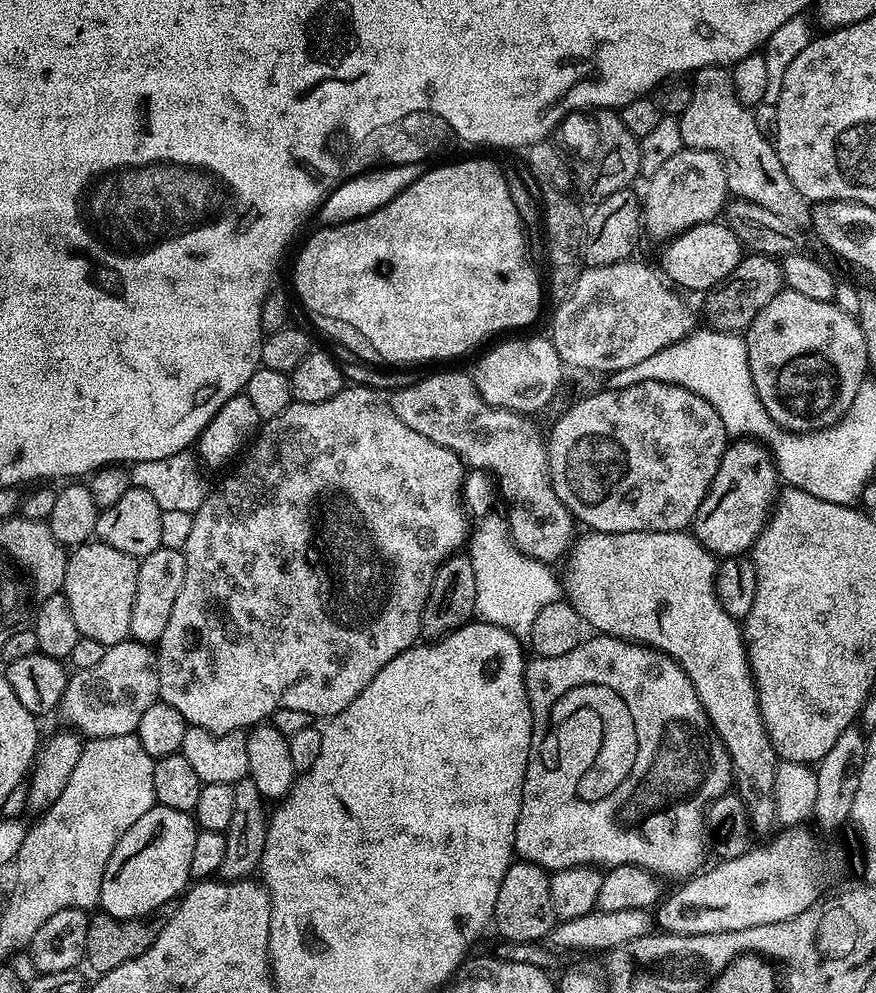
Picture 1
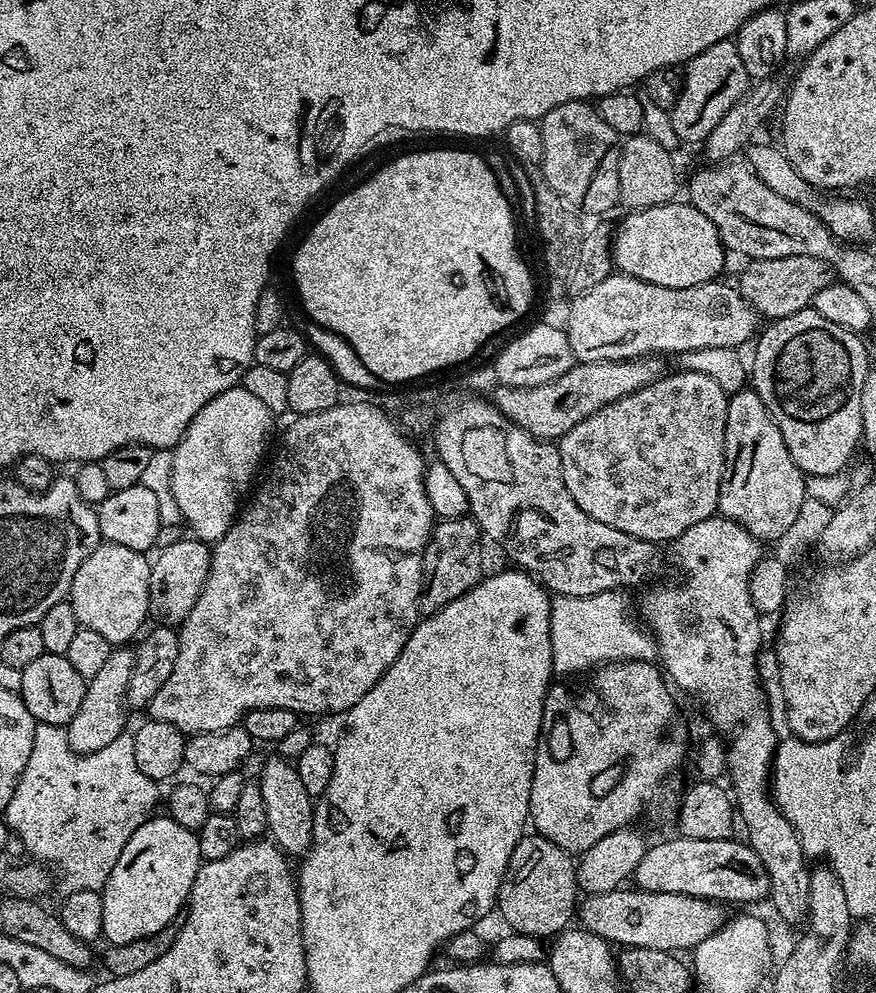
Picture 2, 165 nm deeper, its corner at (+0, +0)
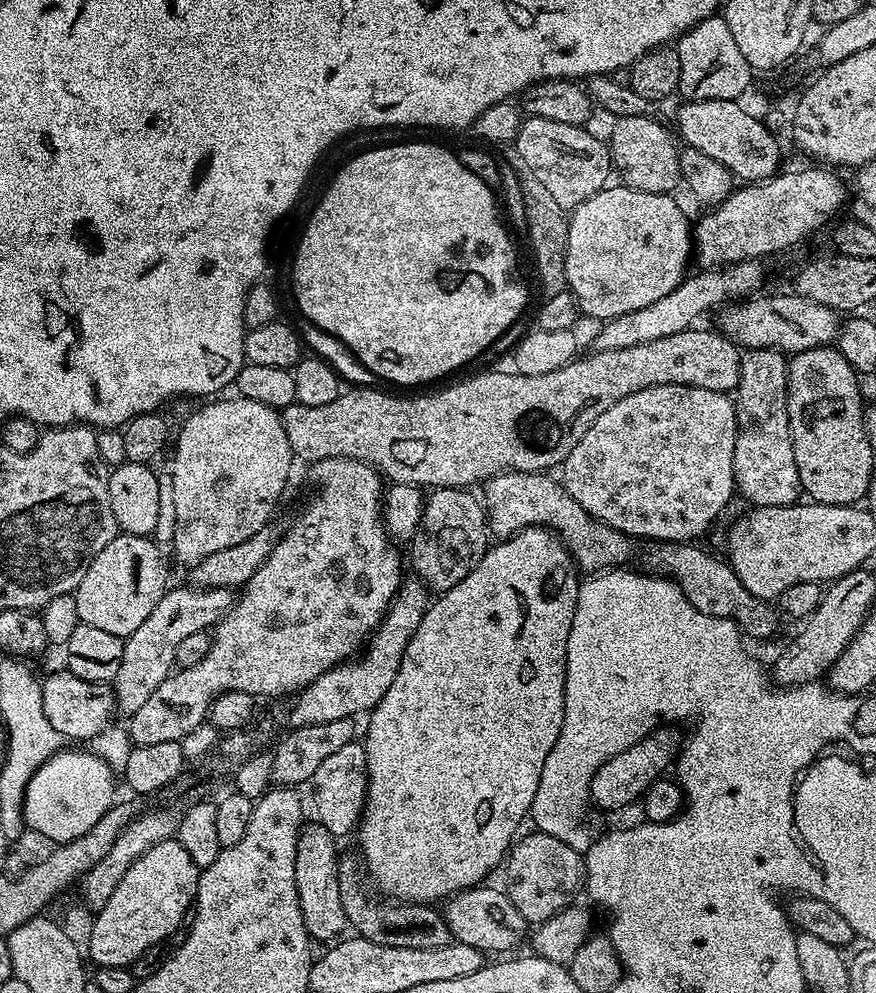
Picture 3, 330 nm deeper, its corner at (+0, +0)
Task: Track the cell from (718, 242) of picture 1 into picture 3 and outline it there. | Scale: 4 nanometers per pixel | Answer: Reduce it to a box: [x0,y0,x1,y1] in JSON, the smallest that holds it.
[566,186,694,321]

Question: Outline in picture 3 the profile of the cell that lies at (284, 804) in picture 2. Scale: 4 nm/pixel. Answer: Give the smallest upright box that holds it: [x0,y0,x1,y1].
[294,822,346,942]

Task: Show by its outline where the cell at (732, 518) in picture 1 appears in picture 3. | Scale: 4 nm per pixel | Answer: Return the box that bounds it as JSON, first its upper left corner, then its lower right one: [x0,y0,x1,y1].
[734,348,802,508]

